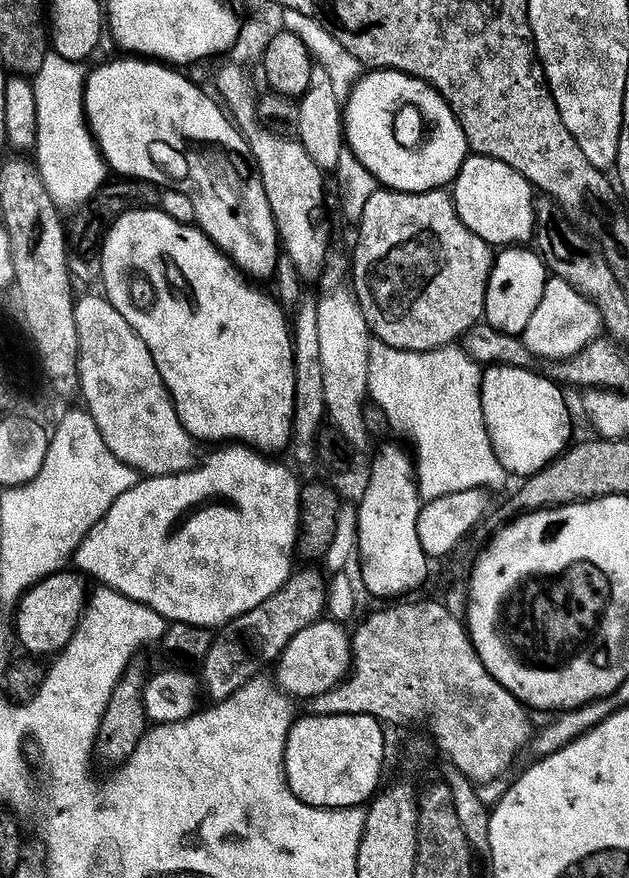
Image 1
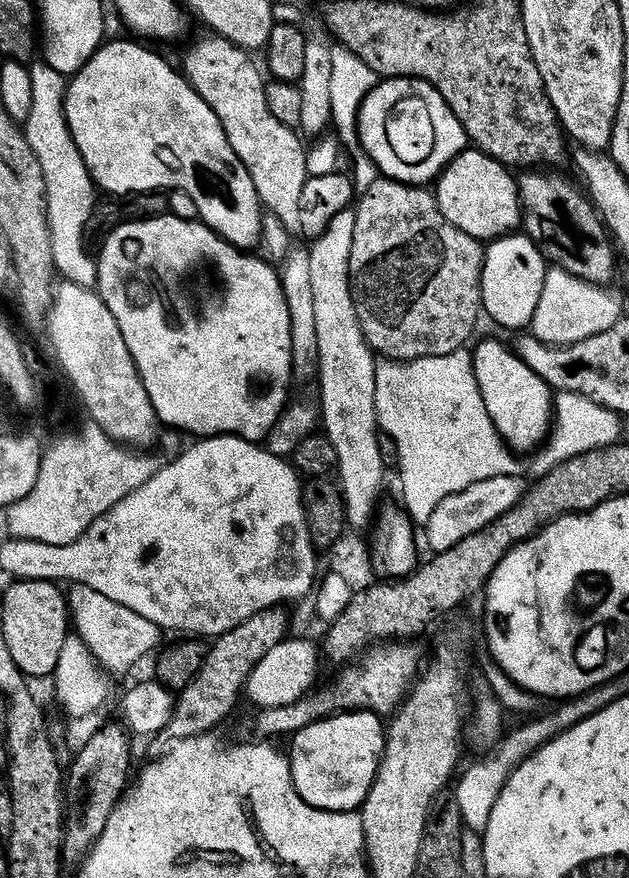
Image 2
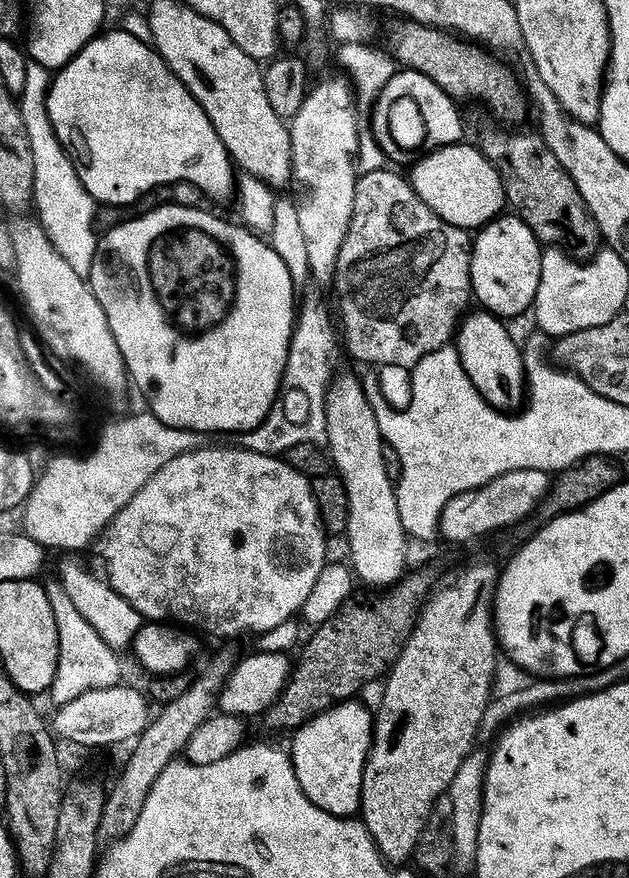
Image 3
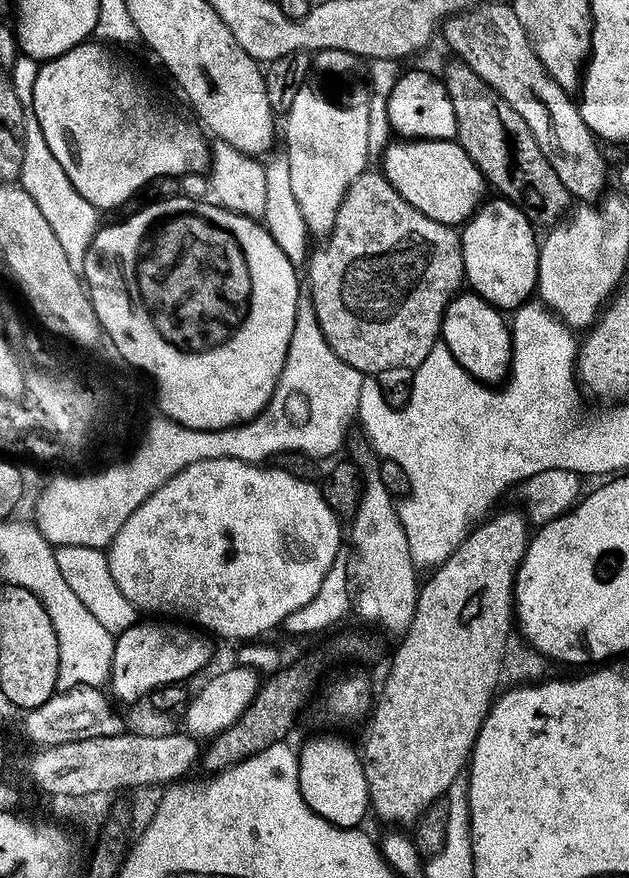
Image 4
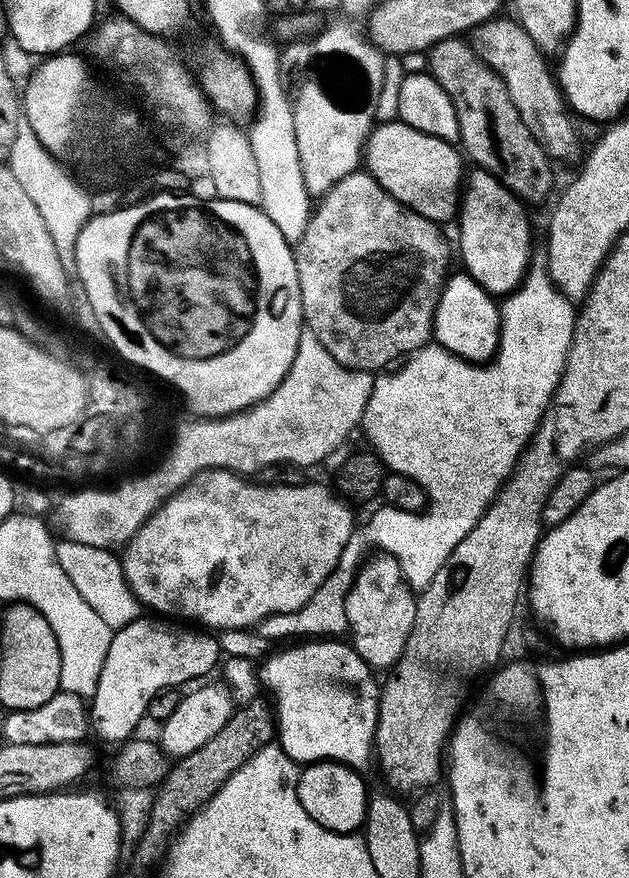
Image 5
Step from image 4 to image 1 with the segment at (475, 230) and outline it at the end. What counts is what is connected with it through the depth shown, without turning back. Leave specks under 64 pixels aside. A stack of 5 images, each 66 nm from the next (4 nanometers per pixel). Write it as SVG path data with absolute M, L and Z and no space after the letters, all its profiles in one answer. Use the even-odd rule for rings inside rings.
M504 246L495 253L488 275L483 319L498 331L520 336L530 322L530 314L542 302L542 290L549 278L548 265L539 251L528 246Z

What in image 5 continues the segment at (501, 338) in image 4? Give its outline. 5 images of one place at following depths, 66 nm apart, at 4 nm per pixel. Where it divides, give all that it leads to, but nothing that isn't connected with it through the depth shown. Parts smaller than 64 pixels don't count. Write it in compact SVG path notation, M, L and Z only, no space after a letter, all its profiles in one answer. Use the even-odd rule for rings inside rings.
M463 270L454 272L445 279L438 298L432 323L435 343L469 362L487 362L496 355L500 341L501 309L500 312L496 309L497 301L492 293L487 292L473 276Z

